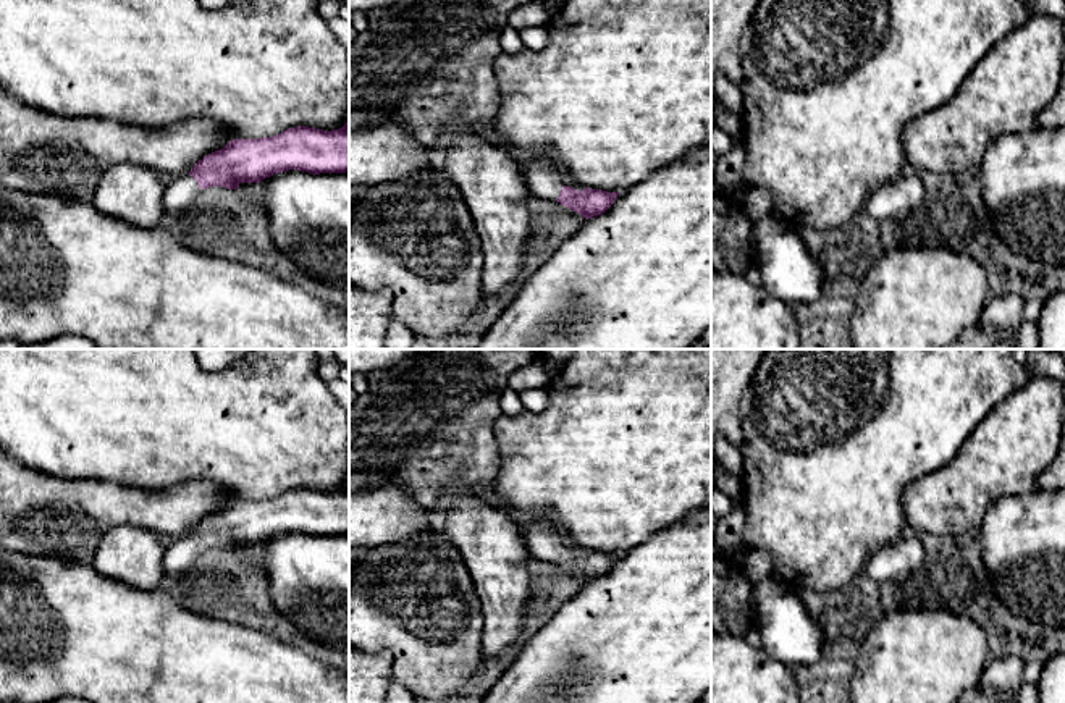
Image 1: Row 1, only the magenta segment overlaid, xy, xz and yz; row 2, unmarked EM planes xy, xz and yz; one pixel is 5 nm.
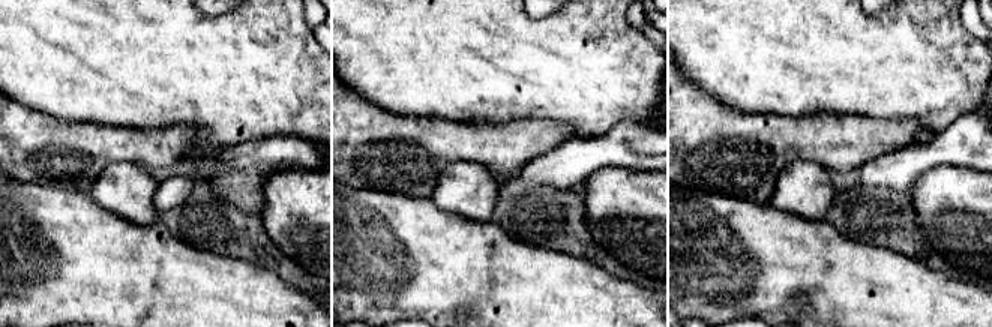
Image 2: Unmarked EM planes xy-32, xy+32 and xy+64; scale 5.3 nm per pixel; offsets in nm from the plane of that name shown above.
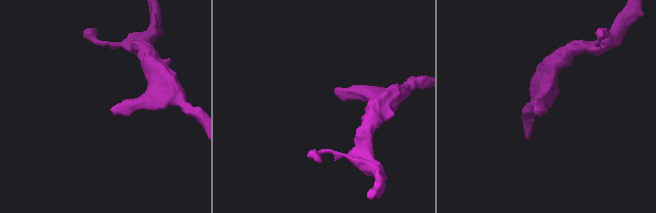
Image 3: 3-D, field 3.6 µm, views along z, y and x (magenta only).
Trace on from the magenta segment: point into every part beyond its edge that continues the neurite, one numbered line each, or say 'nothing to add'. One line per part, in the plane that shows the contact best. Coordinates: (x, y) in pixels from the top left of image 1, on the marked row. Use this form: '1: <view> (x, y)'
1: xz (543, 180)

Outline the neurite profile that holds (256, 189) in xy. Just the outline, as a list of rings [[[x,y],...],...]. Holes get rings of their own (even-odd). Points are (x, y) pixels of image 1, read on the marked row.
[[[267,178],[262,179],[260,183],[241,183],[236,191],[254,196],[262,208],[265,184],[267,184]]]

